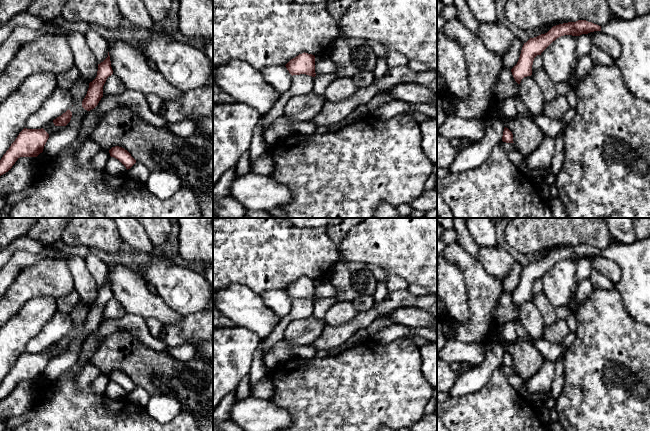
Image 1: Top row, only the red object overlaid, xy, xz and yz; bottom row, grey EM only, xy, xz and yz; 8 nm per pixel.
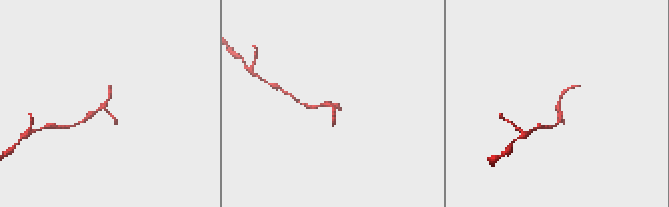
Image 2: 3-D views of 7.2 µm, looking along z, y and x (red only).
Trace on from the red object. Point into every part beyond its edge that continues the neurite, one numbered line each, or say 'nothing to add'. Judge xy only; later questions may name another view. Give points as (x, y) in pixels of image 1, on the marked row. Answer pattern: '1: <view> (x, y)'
nothing to add

